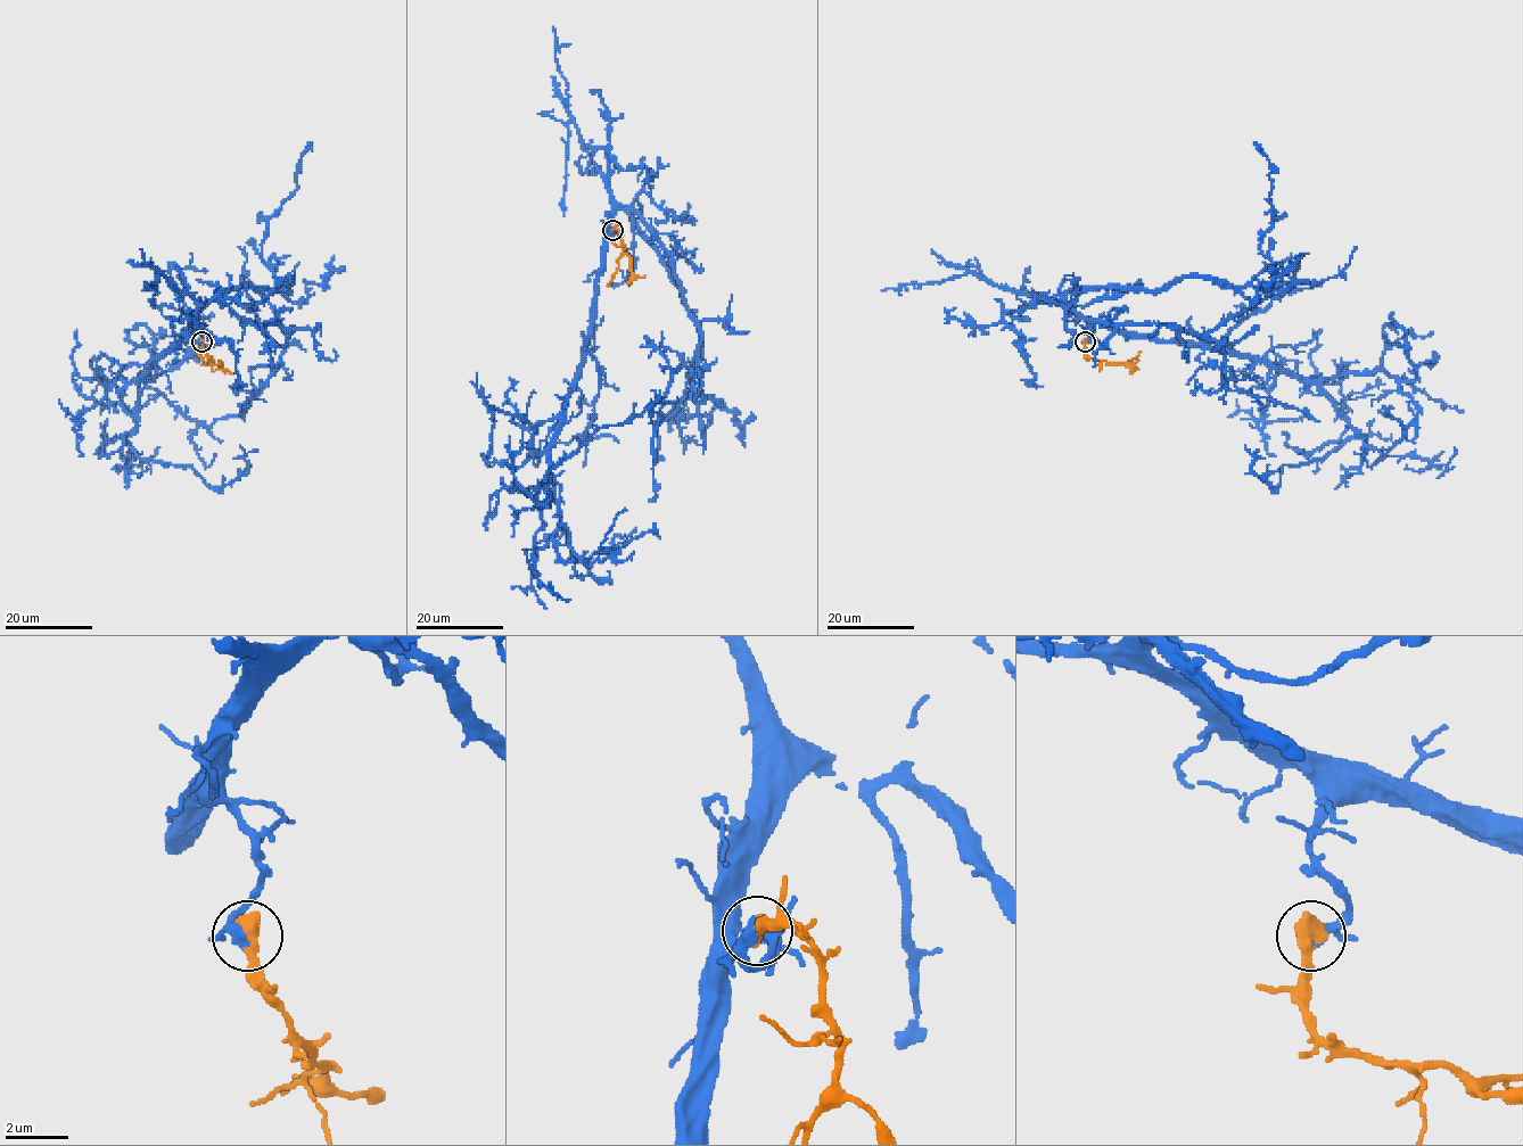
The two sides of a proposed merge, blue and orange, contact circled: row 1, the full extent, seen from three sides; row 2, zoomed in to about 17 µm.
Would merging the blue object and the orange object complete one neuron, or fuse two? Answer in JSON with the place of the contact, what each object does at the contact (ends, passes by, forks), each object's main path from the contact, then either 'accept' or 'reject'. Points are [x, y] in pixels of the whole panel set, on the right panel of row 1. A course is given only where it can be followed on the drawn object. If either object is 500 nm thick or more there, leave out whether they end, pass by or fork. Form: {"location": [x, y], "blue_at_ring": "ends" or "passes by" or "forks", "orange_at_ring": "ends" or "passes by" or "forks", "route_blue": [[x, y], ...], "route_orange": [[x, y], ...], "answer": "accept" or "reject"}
{"location": [1085, 341], "route_blue": [[1085, 343], [1101, 322], [1259, 357], [1315, 381], [1357, 433], [1284, 464], [1277, 487], [1251, 470], [1259, 450]], "route_orange": [[1085, 343], [1089, 359], [1130, 368], [1130, 372]], "answer": "accept"}

